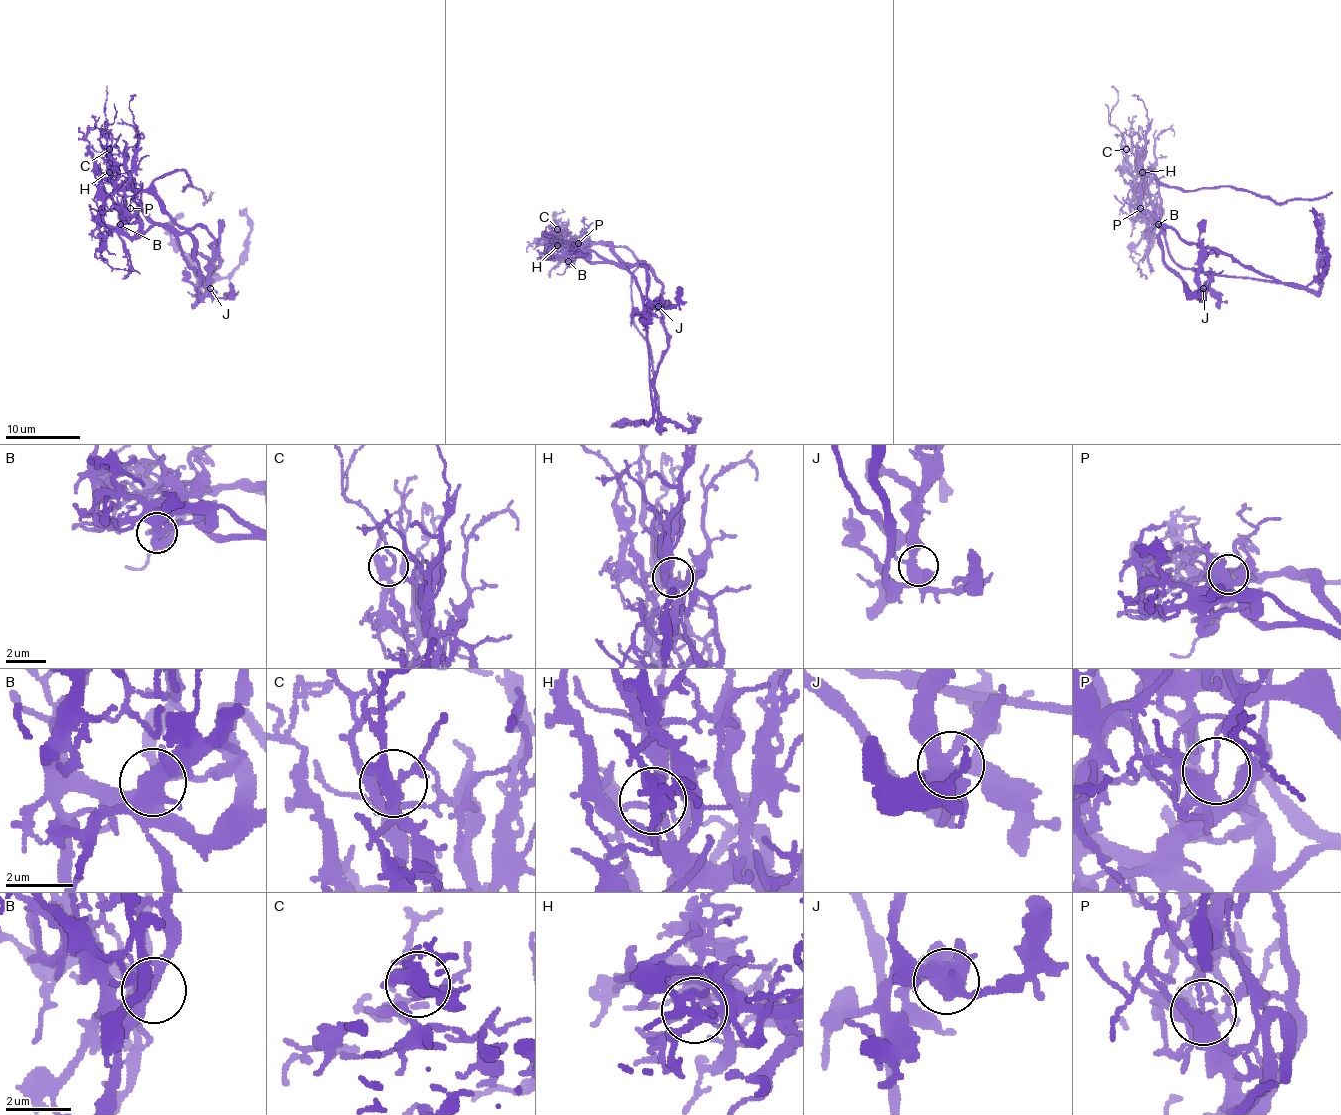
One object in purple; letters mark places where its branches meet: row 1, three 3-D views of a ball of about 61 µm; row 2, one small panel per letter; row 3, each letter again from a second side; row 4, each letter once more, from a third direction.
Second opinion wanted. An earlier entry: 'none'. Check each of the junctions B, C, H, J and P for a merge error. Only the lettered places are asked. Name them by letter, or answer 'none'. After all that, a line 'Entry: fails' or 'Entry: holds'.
P
Entry: fails

